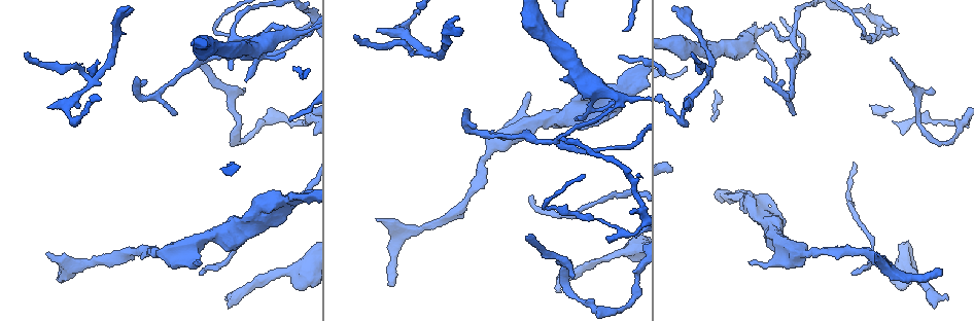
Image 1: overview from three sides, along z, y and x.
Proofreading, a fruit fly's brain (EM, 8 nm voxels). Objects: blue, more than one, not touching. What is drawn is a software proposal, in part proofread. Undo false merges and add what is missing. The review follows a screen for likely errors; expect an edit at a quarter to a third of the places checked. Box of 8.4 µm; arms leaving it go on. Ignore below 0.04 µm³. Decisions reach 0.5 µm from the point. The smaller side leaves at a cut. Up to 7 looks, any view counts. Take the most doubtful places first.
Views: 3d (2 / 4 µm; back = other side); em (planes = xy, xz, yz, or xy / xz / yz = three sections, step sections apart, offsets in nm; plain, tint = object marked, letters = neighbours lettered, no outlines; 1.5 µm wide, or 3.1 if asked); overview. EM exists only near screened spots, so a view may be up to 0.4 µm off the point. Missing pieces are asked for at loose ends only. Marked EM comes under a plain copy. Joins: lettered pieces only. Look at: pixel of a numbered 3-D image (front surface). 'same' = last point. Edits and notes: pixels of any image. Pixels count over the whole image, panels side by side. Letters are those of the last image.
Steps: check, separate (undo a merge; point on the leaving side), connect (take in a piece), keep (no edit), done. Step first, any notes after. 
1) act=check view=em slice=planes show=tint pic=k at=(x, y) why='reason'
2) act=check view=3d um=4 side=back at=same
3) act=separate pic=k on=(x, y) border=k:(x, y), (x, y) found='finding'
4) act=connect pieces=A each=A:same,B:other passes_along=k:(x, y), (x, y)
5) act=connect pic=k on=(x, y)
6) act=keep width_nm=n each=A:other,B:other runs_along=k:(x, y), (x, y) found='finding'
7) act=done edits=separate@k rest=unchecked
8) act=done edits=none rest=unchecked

act=check view=em slice=planes show=letters pic=1 at=(685, 108)

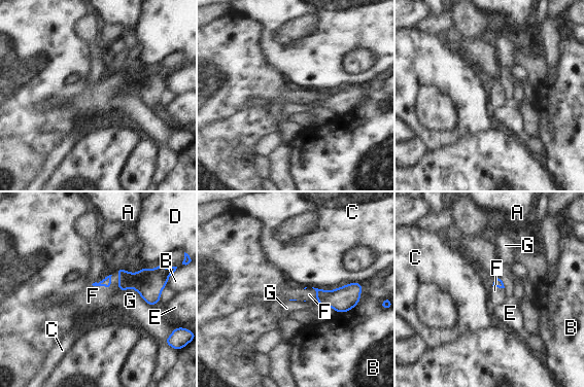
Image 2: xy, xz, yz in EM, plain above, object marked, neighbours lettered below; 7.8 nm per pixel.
act=connect pieces=F each=A:other,B:other,C:other,D:other,E:other,F:same,G:other passes_along=2:(106, 282), (105, 286), (93, 295) found='it goes on there'

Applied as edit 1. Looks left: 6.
act=check view=overview

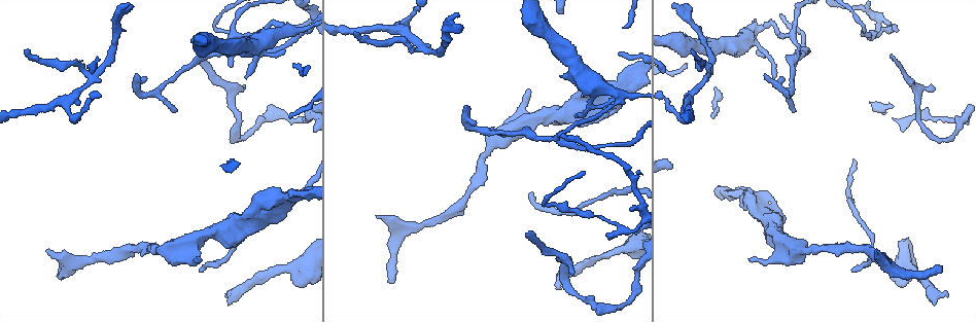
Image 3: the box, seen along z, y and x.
act=check view=3d um=2 pic=3 at=(616, 108) why='stops while still wide'

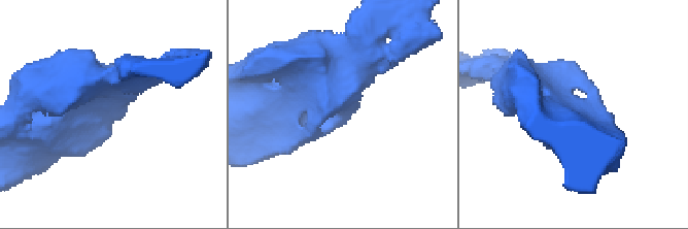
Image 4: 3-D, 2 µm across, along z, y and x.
act=check view=em slice=yz step=8 show=letters pic=4 at=(343, 112)

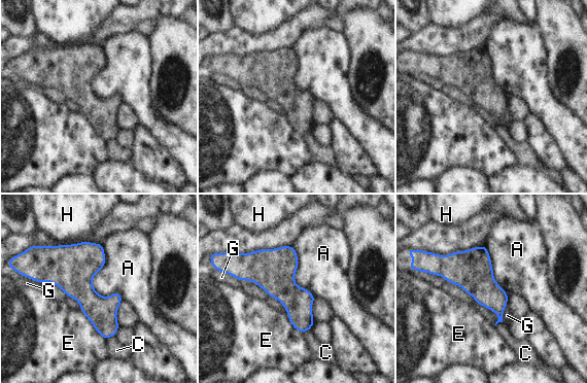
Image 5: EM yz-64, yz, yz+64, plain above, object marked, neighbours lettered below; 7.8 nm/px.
act=check view=em slice=xy step=8 show=letters at=same

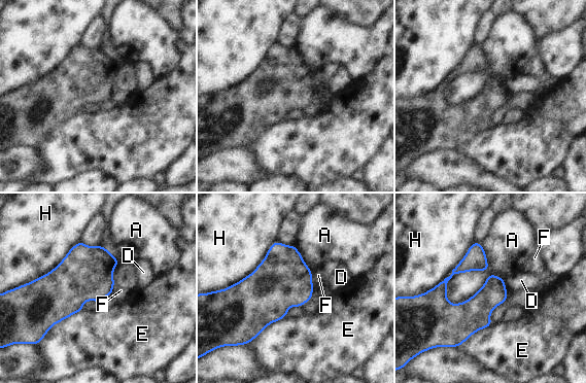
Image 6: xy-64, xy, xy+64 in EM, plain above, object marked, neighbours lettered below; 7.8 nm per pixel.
act=keep width_nm=200 each=A:other,D:other,E:other,F:other,H:other border=6:(481, 244), (450, 304) found='no lettered piece goes on from it'

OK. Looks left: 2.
act=check view=em slice=planes show=letters pic=3 at=(525, 235) why='thin end'

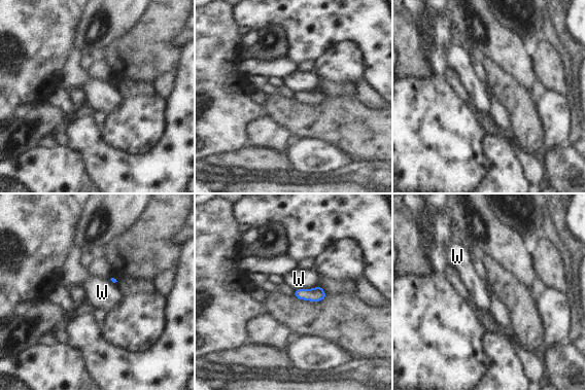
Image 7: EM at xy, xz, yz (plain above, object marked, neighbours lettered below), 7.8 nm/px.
act=keep longest_contact=W:220nm each=W:other border=7:(319, 284), (294, 290) found='none of them fits'

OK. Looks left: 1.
act=done edits=connect@2 rest=unchecked

